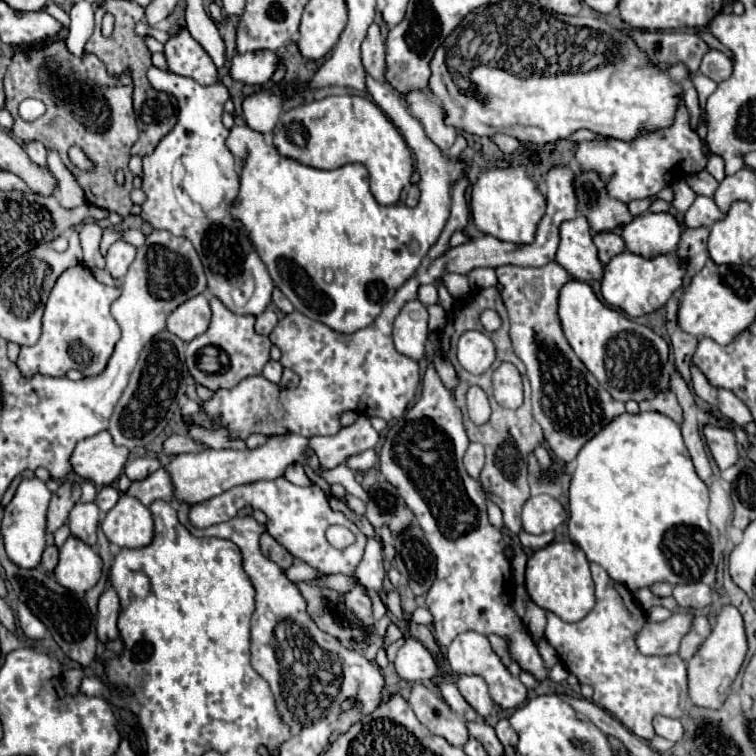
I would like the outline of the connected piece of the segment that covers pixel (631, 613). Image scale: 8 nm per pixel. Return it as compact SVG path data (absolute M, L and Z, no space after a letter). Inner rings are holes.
M591 563L591 575L595 581L595 607L577 623L567 623L555 613L547 613L545 637L569 673L577 675L579 683L593 687L593 701L617 717L631 733L649 741L655 735L651 719L657 713L677 719L685 715L682 703L690 702L686 662L679 655L641 655L633 637L647 621L645 611L635 603L633 593L615 583L597 563Z

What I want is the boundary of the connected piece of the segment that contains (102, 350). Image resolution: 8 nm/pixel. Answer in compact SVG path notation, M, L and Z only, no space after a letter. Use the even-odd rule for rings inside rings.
M83 265L69 267L63 271L47 299L43 313L43 333L33 347L21 347L17 367L23 377L31 379L33 375L63 377L69 369L81 371L85 377L99 375L119 341L119 325L111 315L111 303L119 297L117 287L99 283L93 273Z

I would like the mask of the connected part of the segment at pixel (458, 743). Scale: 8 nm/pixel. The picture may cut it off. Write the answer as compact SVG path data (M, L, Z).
M415 683L411 687L409 705L417 715L417 719L431 733L445 737L455 747L463 747L463 743L467 743L469 731L465 727L465 719L461 715L455 715L451 707L447 707L437 689Z

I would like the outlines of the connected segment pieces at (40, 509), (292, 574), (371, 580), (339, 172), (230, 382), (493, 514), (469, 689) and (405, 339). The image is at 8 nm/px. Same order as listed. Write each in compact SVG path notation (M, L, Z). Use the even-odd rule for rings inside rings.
M35 477L35 479L23 479L13 501L5 507L5 517L1 525L5 551L9 559L23 569L33 569L41 563L41 555L45 549L45 515L49 501L51 501L51 491L43 481Z
M295 561L285 573L287 573L287 577L289 577L291 581L313 581L313 579L317 579L317 577L323 577L319 571L315 571L313 567L305 565L303 561Z
M369 537L367 547L365 547L365 555L355 571L355 577L367 589L383 593L385 575L387 573L385 573L385 565L383 565L383 555L381 555L381 543L377 537Z
M367 75L367 91L371 93L373 101L389 115L395 127L403 129L405 141L411 143L411 149L415 153L416 171L420 175L417 185L421 189L421 199L417 207L407 207L399 203L379 205L369 191L369 171L361 163L349 163L339 169L325 171L281 155L263 133L251 131L249 127L235 125L227 137L229 151L235 155L235 159L241 161L241 187L235 203L231 205L231 215L235 215L235 219L245 225L251 243L267 265L271 279L275 281L275 287L285 293L295 309L341 333L355 333L357 329L371 325L381 313L383 305L393 299L397 289L415 275L423 257L435 245L447 223L451 207L451 183L465 173L465 163L445 159L435 143L427 139L419 119L409 113L407 105L395 95L393 89ZM325 269L335 271L335 279L331 285L325 285L323 281Z
M211 297L211 309L213 309L213 319L209 329L195 337L187 345L187 367L189 373L195 377L197 383L217 391L217 389L231 389L237 383L241 383L247 377L255 377L263 373L263 367L269 363L271 355L271 341L265 335L257 335L253 325L255 317L253 315L237 315L229 311L219 299Z
M489 501L489 523L493 525L493 527L497 527L499 531L503 531L503 515L501 515L501 511L499 511L499 507L495 507L495 503L491 503Z
M457 675L455 683L461 691L461 695L467 699L467 703L481 715L487 717L493 709L493 701L487 691L485 679L479 679L479 675Z
M407 301L393 325L393 343L395 349L415 361L425 355L425 341L427 341L427 309L417 301Z

